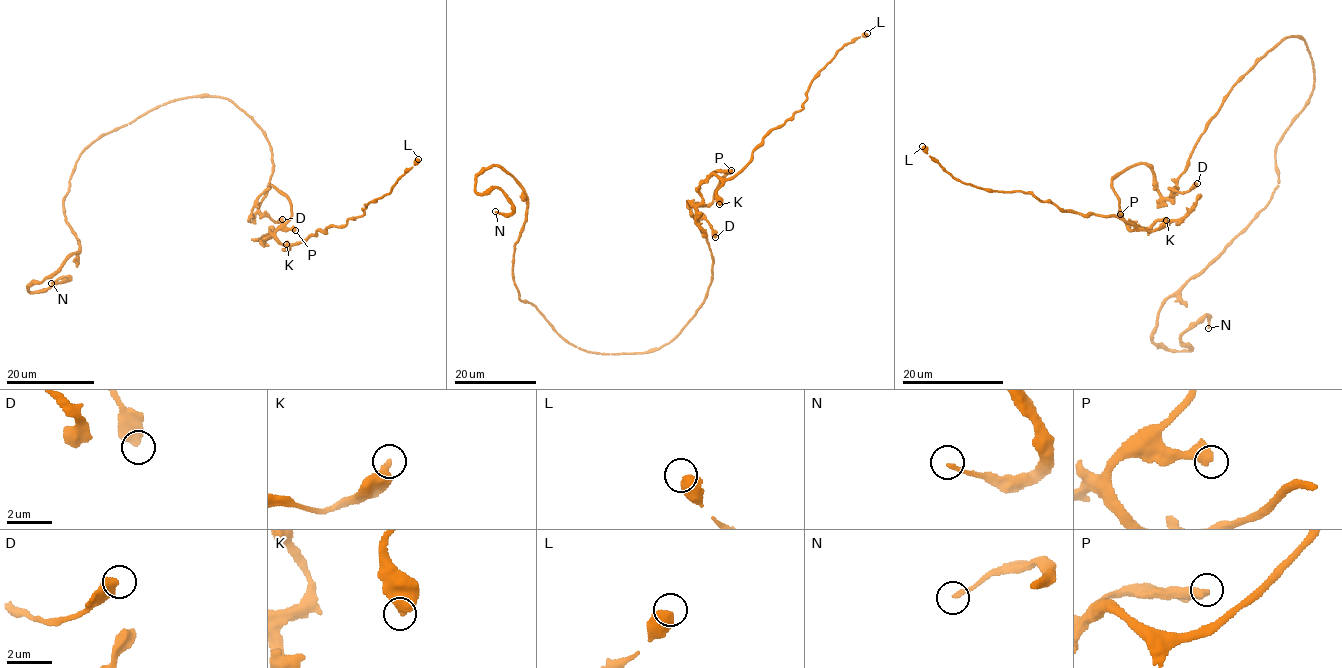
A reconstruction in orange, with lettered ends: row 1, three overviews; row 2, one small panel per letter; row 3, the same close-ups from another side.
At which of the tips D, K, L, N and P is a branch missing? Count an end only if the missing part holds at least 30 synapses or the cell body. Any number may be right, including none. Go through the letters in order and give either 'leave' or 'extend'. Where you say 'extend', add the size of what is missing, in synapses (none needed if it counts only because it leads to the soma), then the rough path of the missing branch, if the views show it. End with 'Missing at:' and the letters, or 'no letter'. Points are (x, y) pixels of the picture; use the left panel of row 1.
D: leave
K: leave
L: leave
N: leave
P: leave
Missing at: no letter

